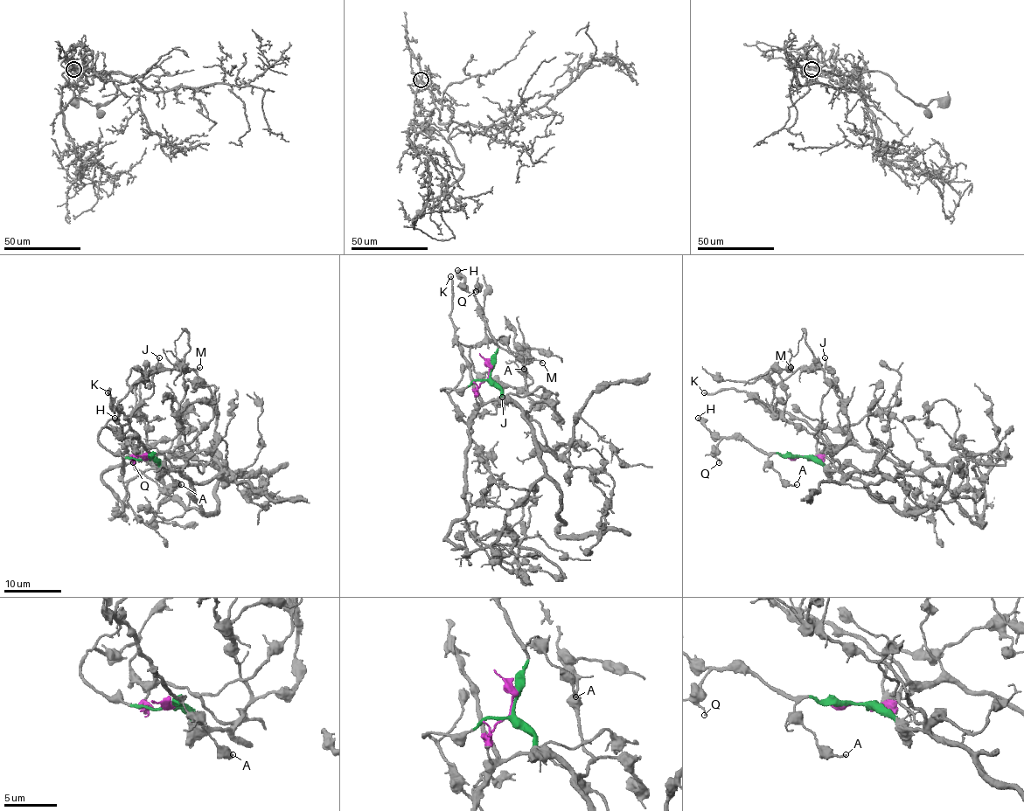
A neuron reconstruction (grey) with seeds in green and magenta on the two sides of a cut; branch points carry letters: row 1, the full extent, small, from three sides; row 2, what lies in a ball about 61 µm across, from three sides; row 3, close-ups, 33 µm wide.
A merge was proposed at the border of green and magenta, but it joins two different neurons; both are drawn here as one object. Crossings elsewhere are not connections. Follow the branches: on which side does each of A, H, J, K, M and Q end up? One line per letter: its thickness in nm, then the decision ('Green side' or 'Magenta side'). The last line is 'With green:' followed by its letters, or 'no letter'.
A: Thickness 180 nm. Green side
H: Thickness 550 nm. Green side
J: Thickness 140 nm. Magenta side
K: Thickness 200 nm. Magenta side
M: Thickness 150 nm. Magenta side
Q: Thickness 130 nm. Green side
With green: A, H, Q

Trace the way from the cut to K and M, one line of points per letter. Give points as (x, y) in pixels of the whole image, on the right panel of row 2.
K: (801, 457), (825, 454), (831, 450), (831, 444), (798, 419), (759, 404), (746, 392), (734, 388), (703, 392)
M: (801, 457), (825, 454), (831, 444), (770, 403), (774, 384), (769, 376), (790, 367)

